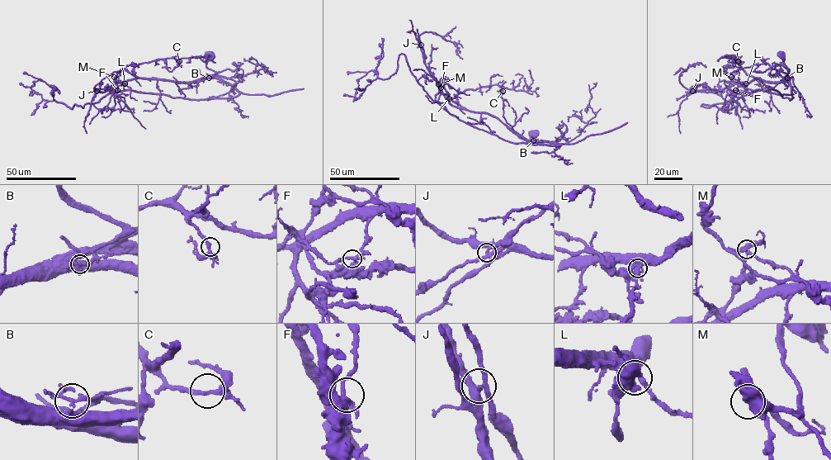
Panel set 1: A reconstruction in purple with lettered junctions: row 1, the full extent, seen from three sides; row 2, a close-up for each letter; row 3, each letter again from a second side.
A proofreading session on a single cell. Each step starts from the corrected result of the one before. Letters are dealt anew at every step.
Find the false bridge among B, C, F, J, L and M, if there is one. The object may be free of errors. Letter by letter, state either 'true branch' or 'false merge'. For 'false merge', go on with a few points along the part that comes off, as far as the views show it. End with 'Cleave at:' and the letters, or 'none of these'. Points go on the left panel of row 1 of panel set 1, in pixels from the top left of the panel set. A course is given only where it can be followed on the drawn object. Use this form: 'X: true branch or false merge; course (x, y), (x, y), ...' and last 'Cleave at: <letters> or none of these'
B: false merge; course (209, 77), (242, 76), (263, 68), (271, 72), (264, 71), (263, 64), (271, 73), (269, 73)
C: true branch
F: true branch
J: true branch
L: true branch
M: true branch
Cleave at: B

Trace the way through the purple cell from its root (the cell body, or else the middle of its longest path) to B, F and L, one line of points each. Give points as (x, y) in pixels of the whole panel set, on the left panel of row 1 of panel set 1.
B: (209, 53), (206, 66), (215, 73), (209, 77)
F: (209, 53), (206, 66), (215, 73), (209, 76), (191, 82), (134, 78), (119, 82), (117, 90)
L: (209, 53), (206, 66), (215, 73), (204, 78), (191, 82), (134, 78), (128, 79), (125, 83)

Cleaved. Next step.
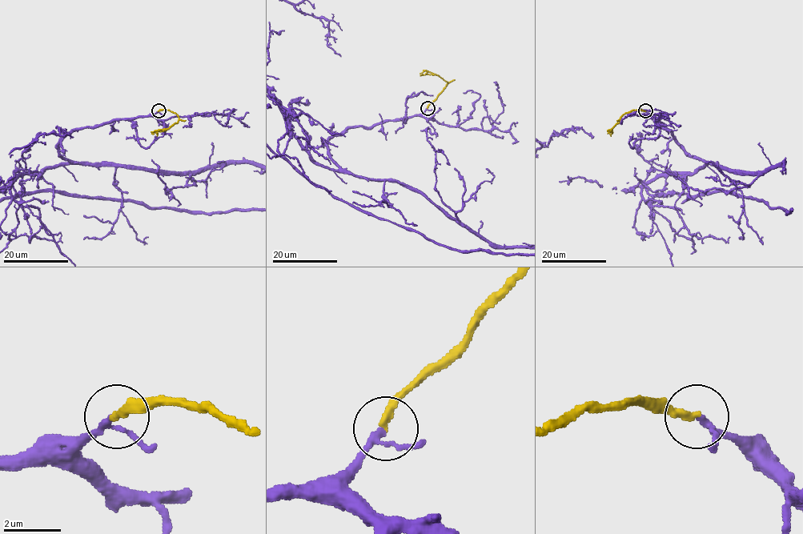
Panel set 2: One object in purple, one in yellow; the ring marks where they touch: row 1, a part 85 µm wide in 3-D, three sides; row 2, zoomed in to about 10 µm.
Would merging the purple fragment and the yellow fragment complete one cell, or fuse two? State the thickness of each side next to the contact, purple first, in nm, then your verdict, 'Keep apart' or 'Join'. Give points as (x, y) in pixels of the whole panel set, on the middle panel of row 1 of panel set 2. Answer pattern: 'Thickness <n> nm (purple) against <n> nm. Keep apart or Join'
Thickness 180 nm (purple) against 260 nm. Join

